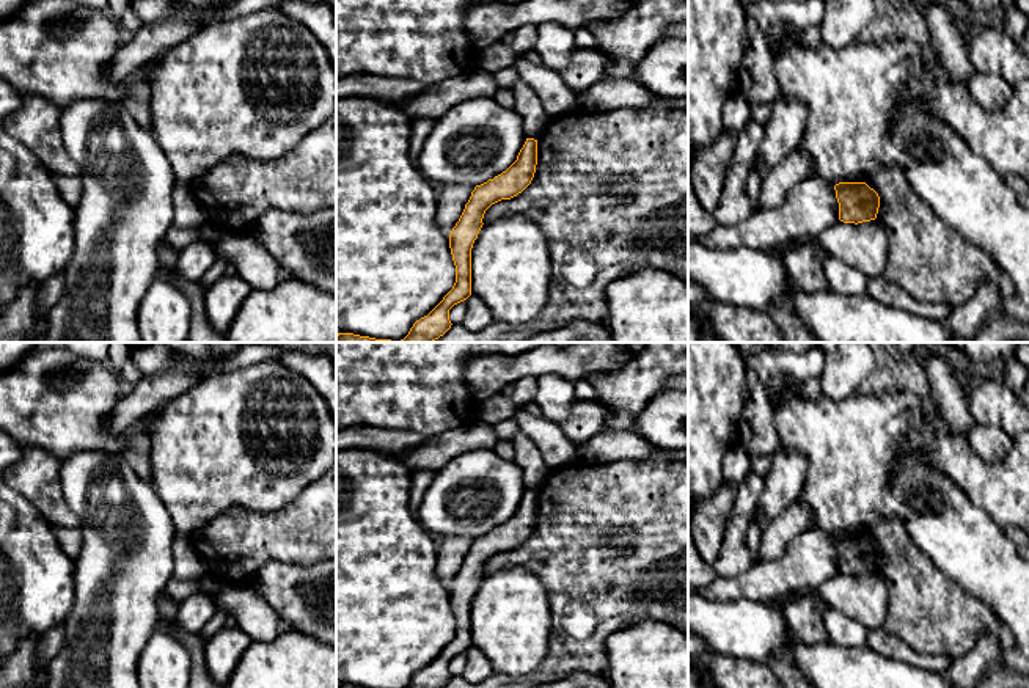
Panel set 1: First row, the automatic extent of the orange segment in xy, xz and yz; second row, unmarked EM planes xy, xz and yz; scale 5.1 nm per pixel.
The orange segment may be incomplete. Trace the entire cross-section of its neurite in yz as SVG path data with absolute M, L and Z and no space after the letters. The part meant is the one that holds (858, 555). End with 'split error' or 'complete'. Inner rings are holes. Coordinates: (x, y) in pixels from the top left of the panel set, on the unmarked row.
M839 534L834 542L840 573L858 576L877 570L880 548L866 534Z | complete

